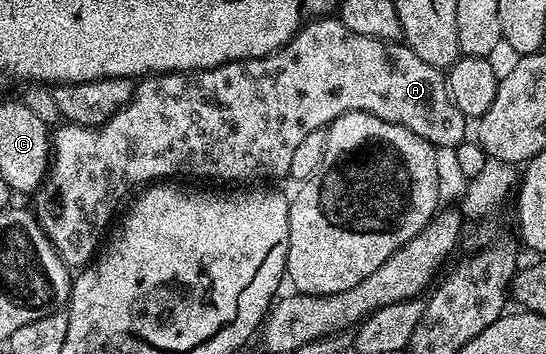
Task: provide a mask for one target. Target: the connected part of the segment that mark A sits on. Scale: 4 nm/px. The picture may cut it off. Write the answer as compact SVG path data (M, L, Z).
M314 18L296 29L293 35L278 48L281 48L278 52L270 51L259 58L227 62L202 72L162 72L144 77L134 87L133 97L129 100L129 104L119 109L106 124L100 124L98 128L88 128L65 122L52 133L49 174L45 183L35 193L35 199L37 199L35 215L42 230L47 234L47 238L70 269L80 270L96 257L102 247L107 229L114 223L115 217L118 215L119 209L117 210L117 207L122 203L121 208L126 203L125 195L128 192L133 194L142 186L177 178L173 176L198 176L201 180L249 180L245 182L269 182L272 176L288 177L291 170L291 158L294 157L294 151L298 148L299 142L312 131L328 129L331 121L348 112L366 112L367 114L375 114L375 118L383 118L392 124L402 124L404 128L419 134L419 138L423 138L428 144L437 148L456 148L466 139L467 118L461 113L459 106L455 106L455 102L449 97L446 73L435 66L427 66L427 62L423 62L423 58L419 58L419 54L412 52L404 42L376 40L375 38L367 38L367 34L355 34L355 30L347 30L347 26L340 18Z

